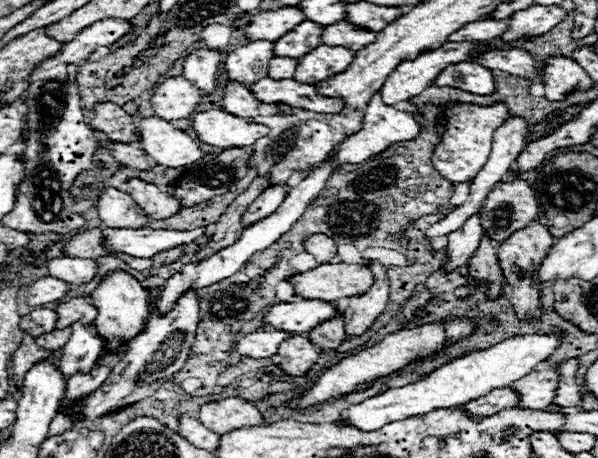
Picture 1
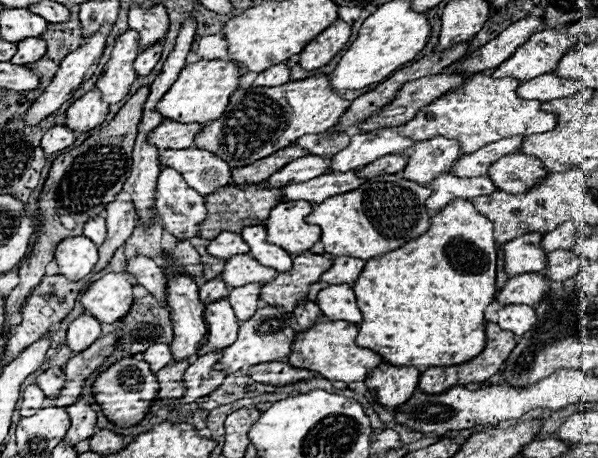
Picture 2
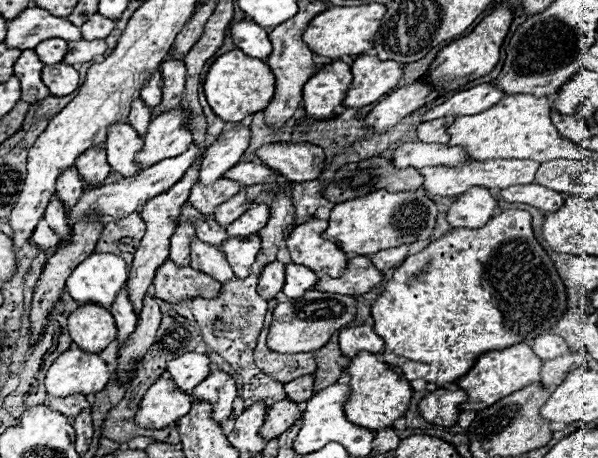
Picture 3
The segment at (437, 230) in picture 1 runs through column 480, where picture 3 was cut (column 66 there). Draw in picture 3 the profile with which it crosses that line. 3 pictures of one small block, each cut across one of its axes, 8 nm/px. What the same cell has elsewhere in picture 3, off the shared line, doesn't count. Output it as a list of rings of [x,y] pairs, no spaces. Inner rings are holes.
[[[70,166],[56,180],[56,196],[64,202],[66,208],[72,208],[80,194],[82,194],[82,184],[80,184],[78,170],[76,166]]]

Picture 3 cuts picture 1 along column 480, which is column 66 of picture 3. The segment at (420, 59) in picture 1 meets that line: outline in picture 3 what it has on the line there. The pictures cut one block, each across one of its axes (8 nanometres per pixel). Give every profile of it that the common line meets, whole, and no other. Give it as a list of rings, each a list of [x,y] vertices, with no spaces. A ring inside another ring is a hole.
[[[50,38],[50,40],[40,42],[34,50],[36,50],[38,58],[42,60],[42,64],[50,66],[50,64],[58,64],[58,62],[62,60],[62,56],[66,56],[68,46],[66,46],[66,42],[60,40],[60,38]]]

